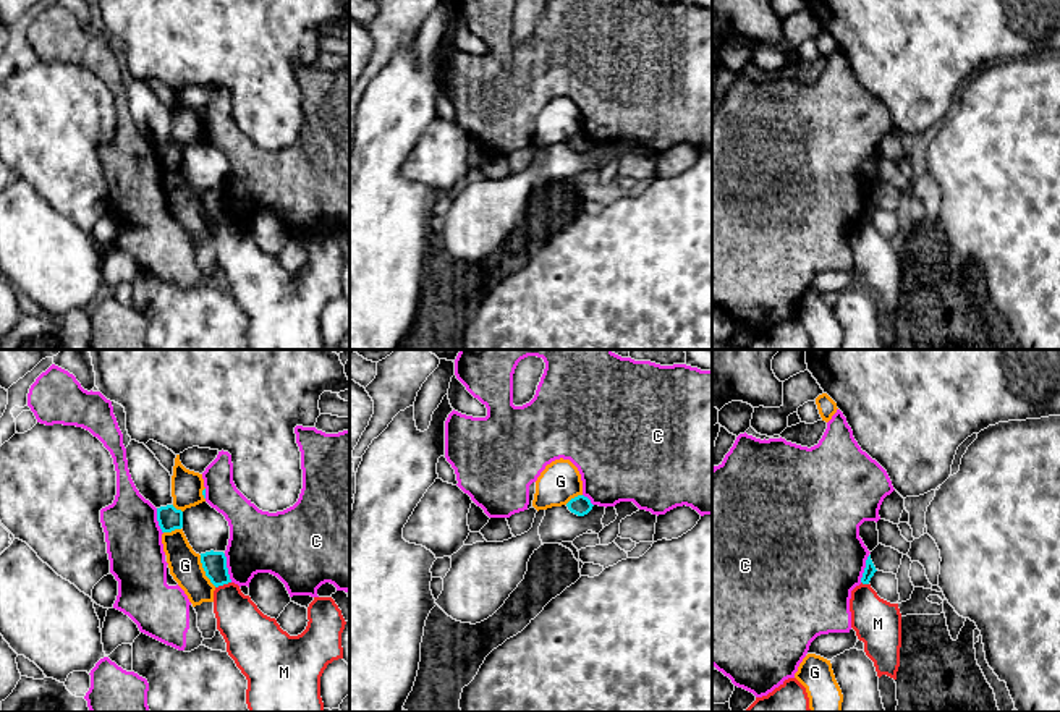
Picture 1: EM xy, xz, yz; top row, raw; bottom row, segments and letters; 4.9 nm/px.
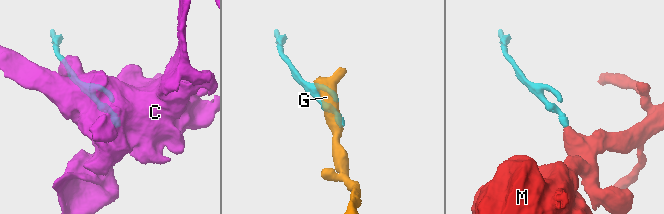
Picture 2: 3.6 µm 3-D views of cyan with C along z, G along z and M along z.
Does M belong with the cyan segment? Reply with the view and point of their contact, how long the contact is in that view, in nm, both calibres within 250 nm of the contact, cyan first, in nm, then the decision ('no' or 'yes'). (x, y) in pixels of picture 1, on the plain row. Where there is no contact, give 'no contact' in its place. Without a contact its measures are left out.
contact xy (222, 222); length 90 nm; calibres 120 and 240 nm; no

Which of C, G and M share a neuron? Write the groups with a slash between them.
C / G / M

